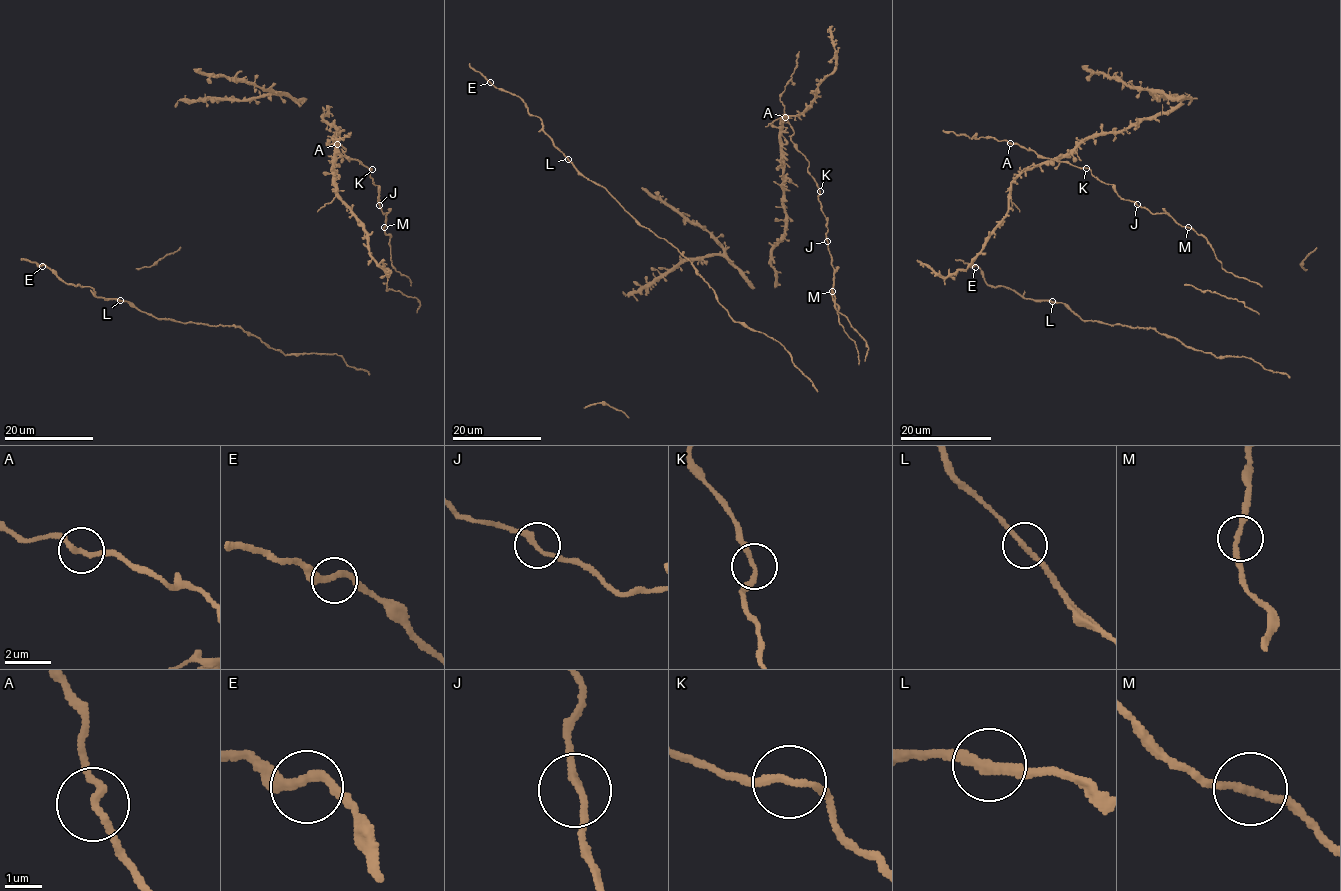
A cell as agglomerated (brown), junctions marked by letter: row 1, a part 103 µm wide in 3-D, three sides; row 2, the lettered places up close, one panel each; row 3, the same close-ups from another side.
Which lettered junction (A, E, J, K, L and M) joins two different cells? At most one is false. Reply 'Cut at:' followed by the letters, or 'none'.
Cut at: none

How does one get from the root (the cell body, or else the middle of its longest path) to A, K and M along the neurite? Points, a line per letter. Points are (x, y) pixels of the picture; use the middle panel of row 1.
A: (855, 341), (840, 325), (832, 297), (833, 267), (820, 190), (808, 160), (791, 140), (785, 117)
K: (855, 341), (840, 325), (838, 306), (832, 297), (833, 267), (825, 238), (827, 217), (818, 199), (820, 191)
M: (855, 341), (840, 325), (832, 291)

